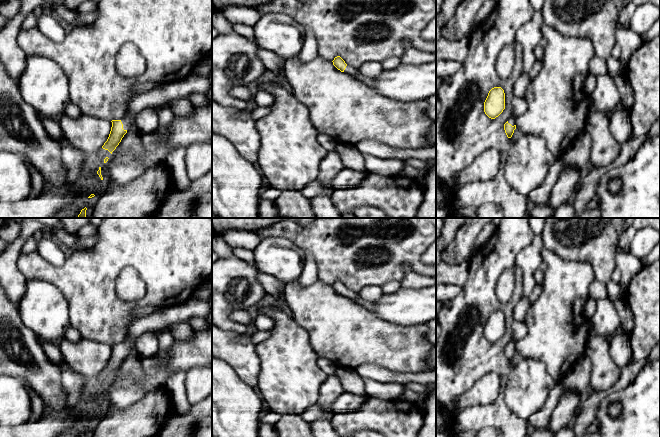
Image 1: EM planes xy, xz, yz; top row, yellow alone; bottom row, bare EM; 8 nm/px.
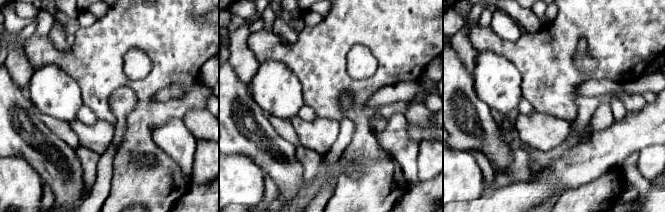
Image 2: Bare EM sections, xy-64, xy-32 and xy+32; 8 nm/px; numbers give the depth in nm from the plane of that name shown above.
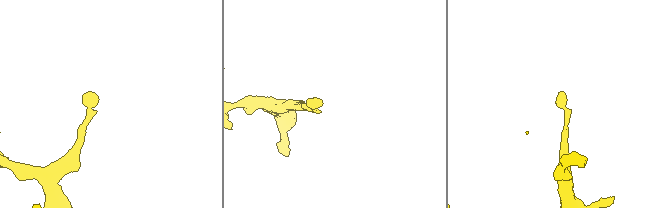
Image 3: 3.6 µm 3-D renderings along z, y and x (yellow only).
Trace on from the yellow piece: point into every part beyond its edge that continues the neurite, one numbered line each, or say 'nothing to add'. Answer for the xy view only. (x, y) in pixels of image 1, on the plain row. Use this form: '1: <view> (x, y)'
1: xy (193, 307)

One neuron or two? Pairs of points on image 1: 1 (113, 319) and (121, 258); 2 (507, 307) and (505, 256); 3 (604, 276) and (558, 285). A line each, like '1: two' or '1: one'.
1: one
2: one
3: two

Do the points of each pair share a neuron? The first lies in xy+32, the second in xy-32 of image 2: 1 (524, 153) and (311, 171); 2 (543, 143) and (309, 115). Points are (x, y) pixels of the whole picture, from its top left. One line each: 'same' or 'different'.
1: same
2: different

